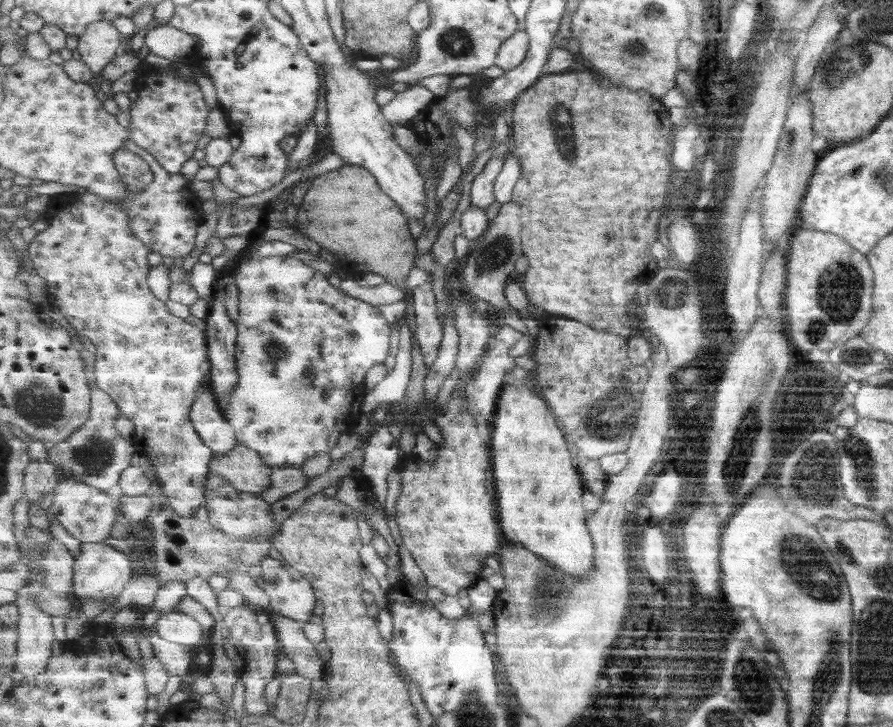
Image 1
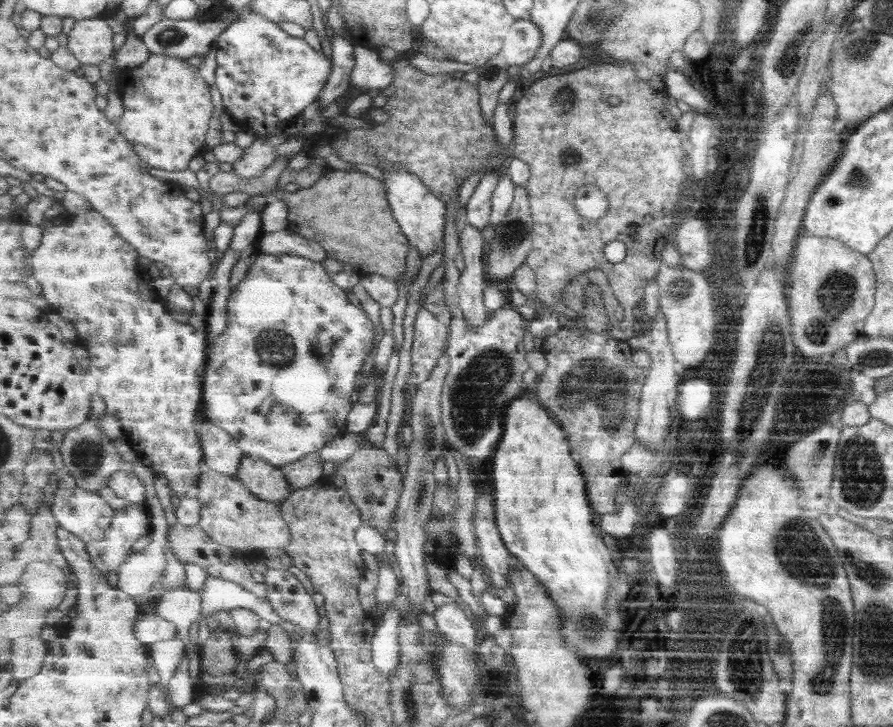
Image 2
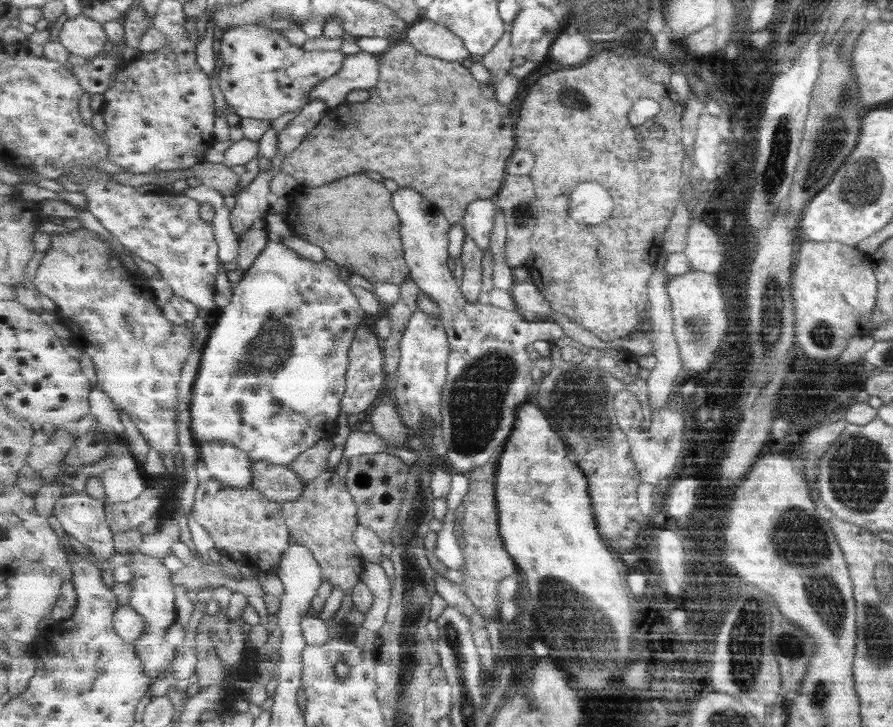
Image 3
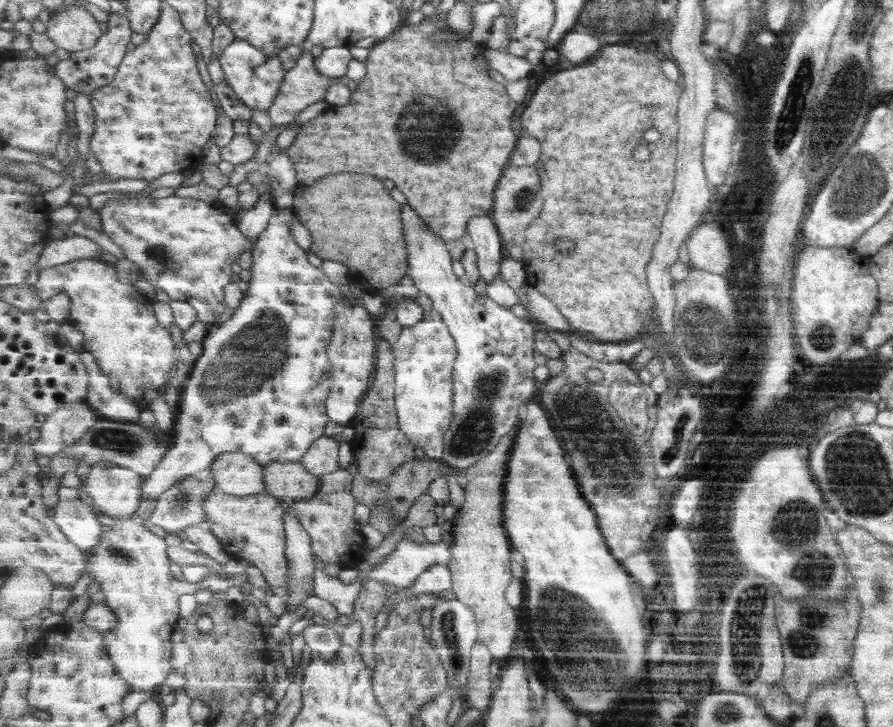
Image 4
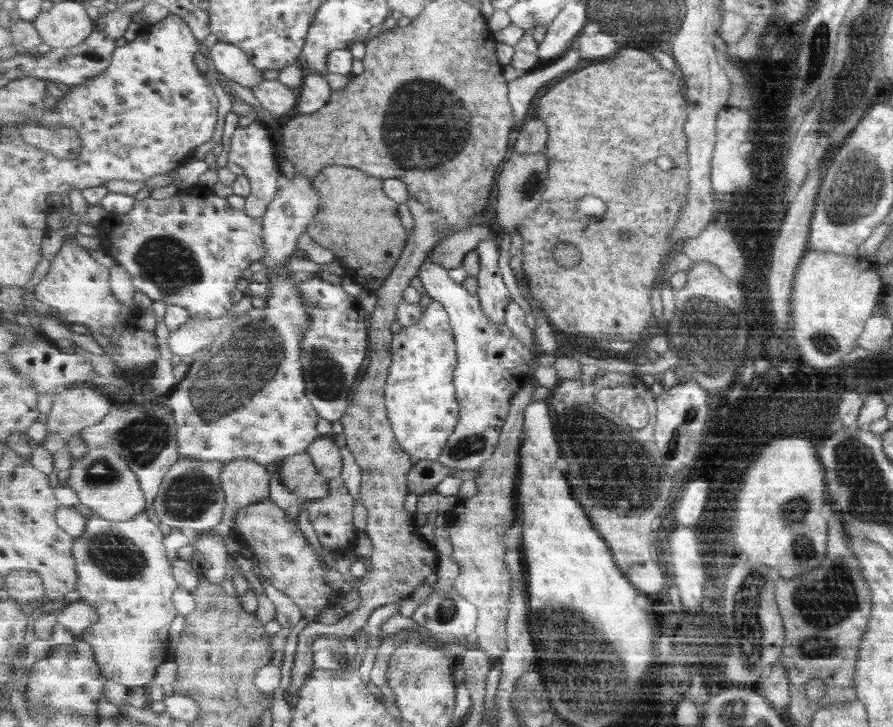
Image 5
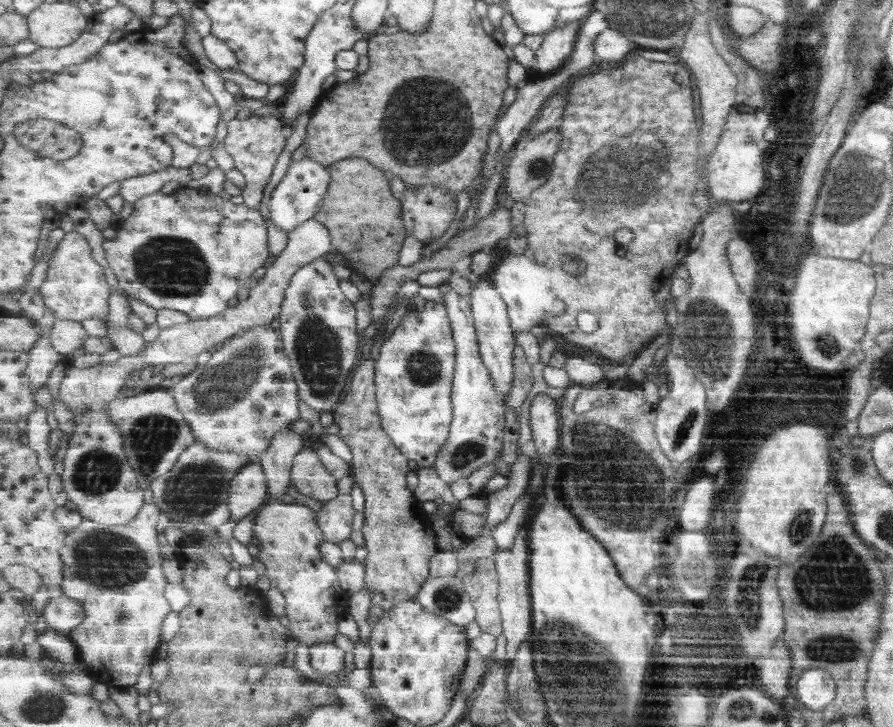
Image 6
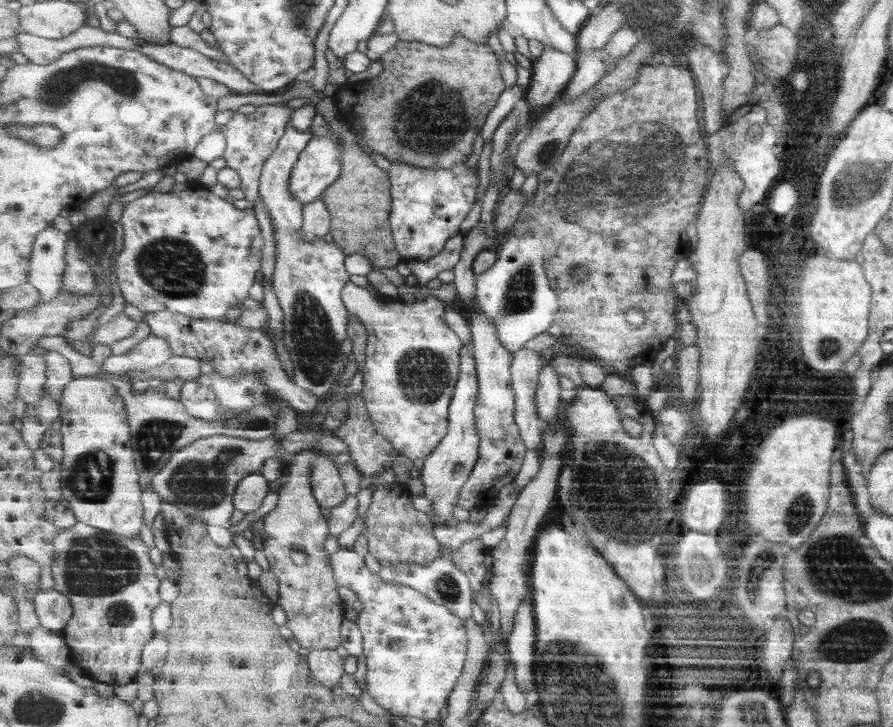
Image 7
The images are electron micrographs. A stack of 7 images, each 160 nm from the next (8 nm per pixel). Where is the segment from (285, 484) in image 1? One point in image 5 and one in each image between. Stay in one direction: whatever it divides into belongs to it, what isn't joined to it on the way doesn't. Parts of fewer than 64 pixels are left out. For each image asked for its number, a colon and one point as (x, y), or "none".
2: (305, 472)
3: (312, 463)
4: (322, 458)
5: (327, 456)

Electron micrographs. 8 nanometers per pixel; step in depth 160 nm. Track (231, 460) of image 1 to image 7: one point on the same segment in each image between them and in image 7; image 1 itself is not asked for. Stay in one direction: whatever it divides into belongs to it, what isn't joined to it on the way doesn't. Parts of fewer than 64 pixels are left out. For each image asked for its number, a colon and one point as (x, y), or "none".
2: (268, 482)
3: (280, 483)
4: (290, 481)
5: (299, 474)
6: (310, 476)
7: (329, 488)

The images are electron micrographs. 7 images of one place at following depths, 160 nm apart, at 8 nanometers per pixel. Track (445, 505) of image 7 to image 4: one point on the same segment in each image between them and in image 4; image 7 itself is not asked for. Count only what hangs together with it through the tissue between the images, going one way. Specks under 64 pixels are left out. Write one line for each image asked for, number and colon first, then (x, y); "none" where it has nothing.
4: (494, 374)
5: (493, 363)
6: (476, 437)

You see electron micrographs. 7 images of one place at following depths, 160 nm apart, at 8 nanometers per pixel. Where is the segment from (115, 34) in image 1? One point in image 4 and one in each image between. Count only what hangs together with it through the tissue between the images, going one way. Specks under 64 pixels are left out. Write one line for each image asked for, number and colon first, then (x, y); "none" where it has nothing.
2: (91, 40)
3: (83, 36)
4: (74, 28)

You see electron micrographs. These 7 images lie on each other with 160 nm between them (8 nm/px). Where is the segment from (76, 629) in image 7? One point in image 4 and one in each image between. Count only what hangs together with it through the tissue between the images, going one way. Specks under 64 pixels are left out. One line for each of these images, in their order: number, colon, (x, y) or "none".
4: (131, 564)
5: (124, 572)
6: (116, 573)

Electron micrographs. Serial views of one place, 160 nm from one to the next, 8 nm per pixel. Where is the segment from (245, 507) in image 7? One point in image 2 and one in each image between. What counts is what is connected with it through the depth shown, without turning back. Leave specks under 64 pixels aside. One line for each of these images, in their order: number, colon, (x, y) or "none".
2: (222, 453)
3: (233, 466)
4: (236, 473)
5: (245, 482)
6: (248, 488)

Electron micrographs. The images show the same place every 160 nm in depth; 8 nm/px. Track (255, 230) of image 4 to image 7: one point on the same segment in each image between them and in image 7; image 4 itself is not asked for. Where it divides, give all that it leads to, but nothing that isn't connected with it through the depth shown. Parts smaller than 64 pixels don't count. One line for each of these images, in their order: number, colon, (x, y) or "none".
5: (252, 148)
6: (255, 143)
7: (251, 139)

